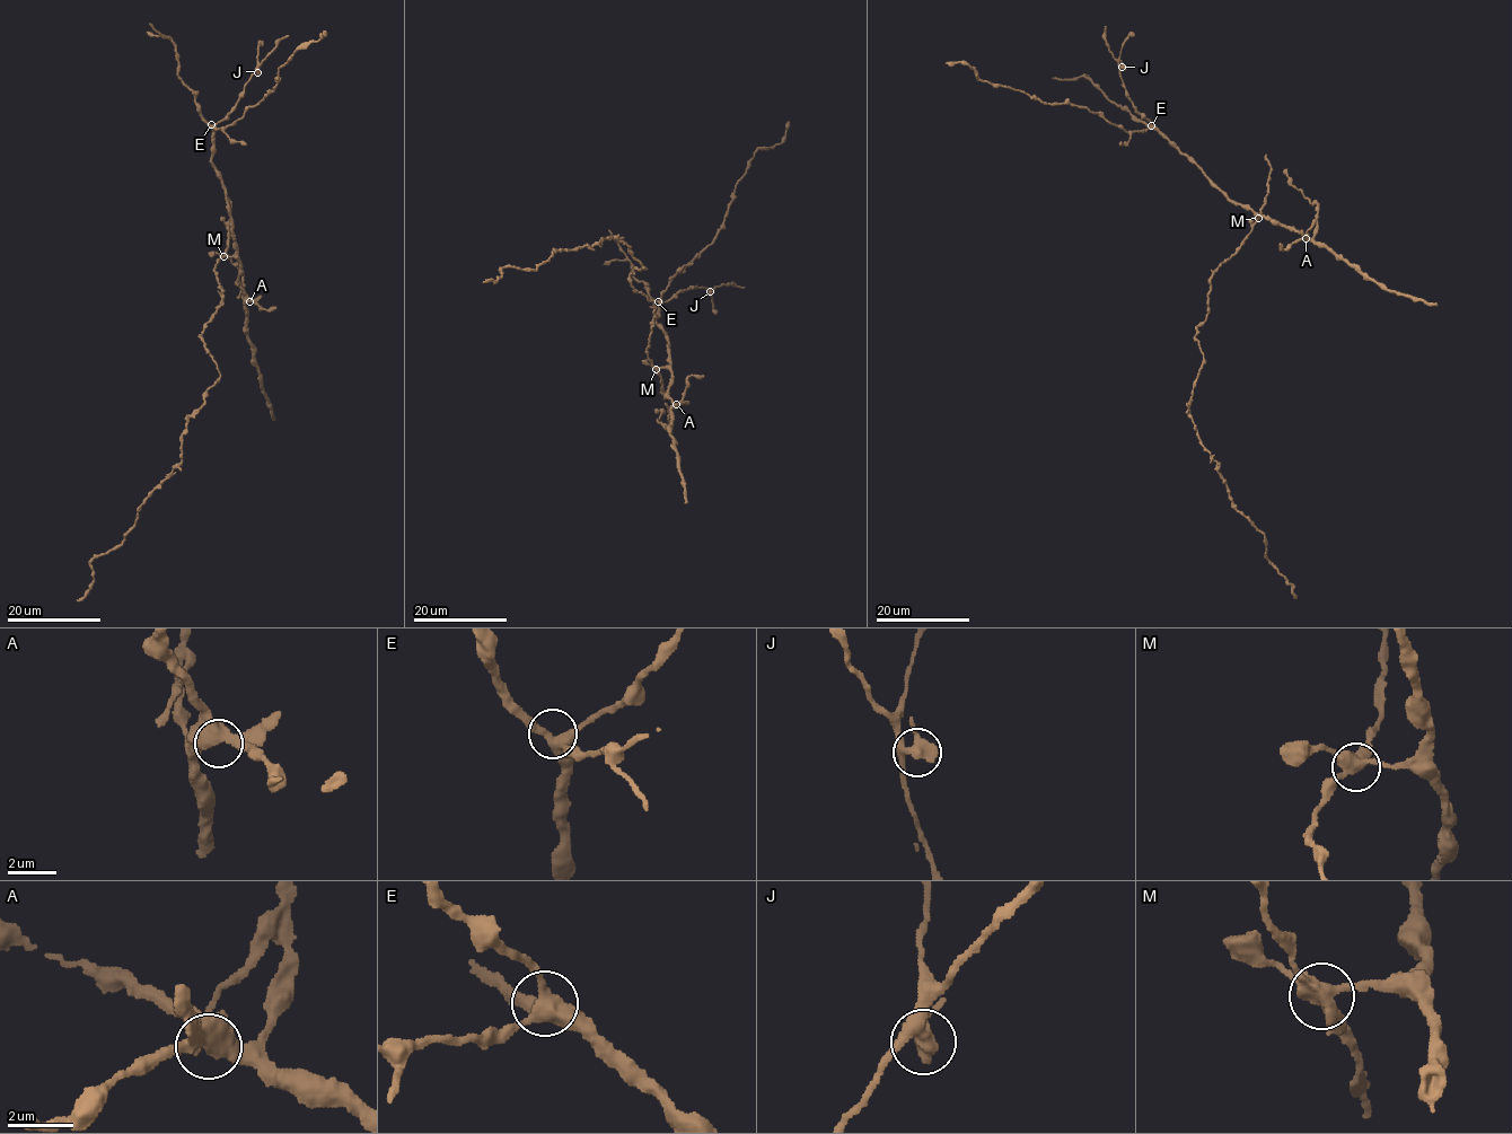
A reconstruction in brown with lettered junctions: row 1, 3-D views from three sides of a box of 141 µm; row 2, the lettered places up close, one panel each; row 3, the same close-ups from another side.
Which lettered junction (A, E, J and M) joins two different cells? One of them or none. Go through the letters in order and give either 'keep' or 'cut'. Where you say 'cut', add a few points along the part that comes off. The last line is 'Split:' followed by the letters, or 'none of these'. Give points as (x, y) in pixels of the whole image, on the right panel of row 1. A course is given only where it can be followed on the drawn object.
A: keep
E: keep
J: keep
M: cut; foreign part runs (1258, 218), (1213, 272), (1189, 413), (1229, 499), (1264, 535), (1267, 559), (1297, 598)
Split: M

